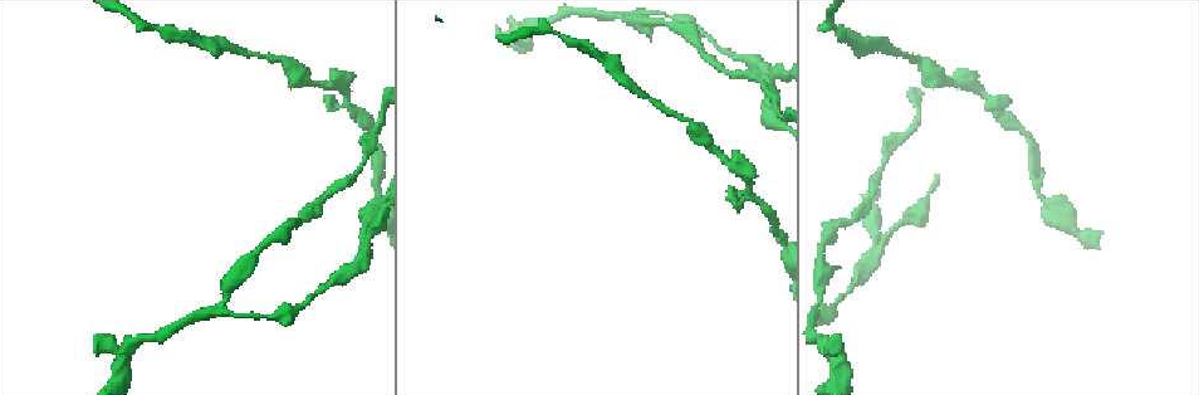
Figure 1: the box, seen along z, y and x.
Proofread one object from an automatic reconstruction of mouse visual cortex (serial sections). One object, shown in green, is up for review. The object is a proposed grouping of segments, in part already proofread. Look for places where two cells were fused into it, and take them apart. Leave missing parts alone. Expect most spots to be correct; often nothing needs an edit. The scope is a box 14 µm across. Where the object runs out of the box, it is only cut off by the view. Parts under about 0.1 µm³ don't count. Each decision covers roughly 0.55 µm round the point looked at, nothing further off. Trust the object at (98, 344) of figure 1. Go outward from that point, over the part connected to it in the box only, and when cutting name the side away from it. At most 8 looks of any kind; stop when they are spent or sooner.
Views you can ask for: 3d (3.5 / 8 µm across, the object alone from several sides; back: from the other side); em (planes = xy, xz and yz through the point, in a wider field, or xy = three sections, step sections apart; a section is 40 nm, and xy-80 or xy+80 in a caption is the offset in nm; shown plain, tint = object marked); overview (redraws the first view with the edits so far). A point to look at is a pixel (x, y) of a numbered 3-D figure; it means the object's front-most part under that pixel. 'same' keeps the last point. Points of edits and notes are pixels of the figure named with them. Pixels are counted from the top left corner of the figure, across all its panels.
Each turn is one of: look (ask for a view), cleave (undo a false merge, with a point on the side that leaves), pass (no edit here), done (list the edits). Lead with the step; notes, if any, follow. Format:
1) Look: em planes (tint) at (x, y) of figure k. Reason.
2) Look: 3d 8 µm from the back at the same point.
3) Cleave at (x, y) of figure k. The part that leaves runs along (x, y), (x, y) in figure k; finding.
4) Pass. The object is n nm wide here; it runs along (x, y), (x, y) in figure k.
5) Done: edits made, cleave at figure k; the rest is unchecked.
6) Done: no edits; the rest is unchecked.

Look: 3d 3.5 µm at (527, 43) of figure 1. Three-way junction.

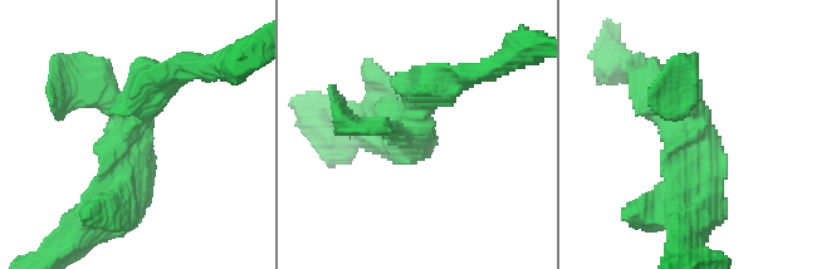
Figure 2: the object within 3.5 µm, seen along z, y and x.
Look: em xy step 2 (tint) at (131, 124) of figure 2.

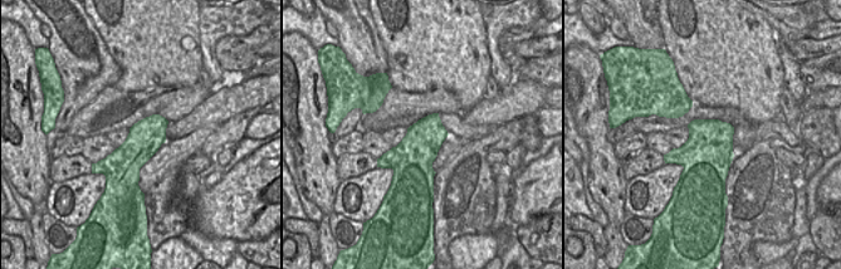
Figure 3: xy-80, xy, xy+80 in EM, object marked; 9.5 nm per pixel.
Pass. It runs along (348, 118), (406, 135), (453, 86) in figure 2; continuous, no second cell.

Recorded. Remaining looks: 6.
Look: 3d 8 µm at (620, 17) of figure 1. Thin neck.

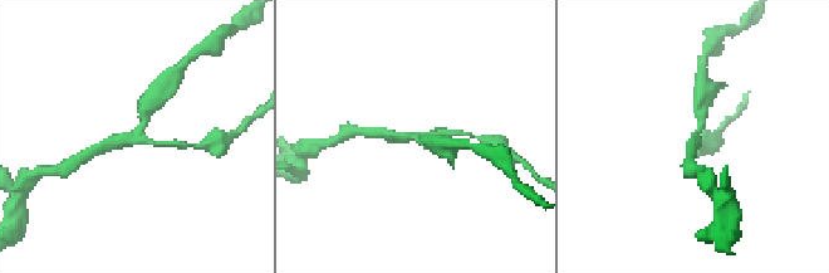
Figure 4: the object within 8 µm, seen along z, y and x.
Look: em xy step 1 (tint) at (130, 137) of figure 4. 3 arms meet here; the arms are 200, 250, 250 nm wide; shape alone is not enough.

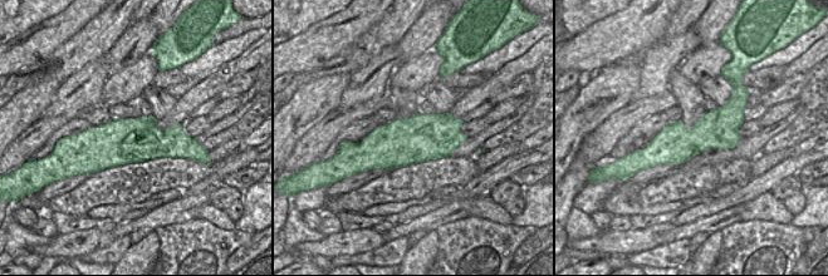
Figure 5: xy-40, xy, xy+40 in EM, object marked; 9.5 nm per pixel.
Pass. It runs along (740, 107), (716, 129), (645, 156) in figure 5; all the same cell.

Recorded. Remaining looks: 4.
Look: 3d 8 µm at (763, 82) of figure 1. Narrows sharply.

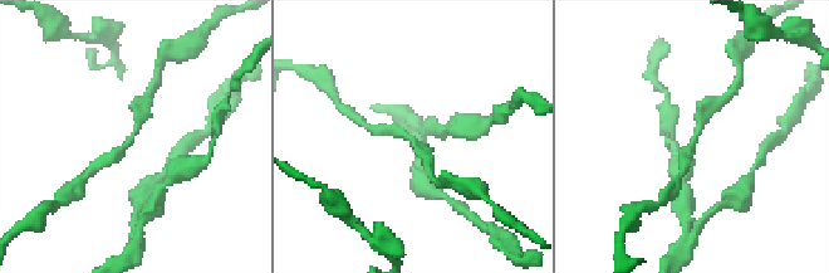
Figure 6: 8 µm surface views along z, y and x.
Look: 3d 3.5 µm at (411, 137) of figure 6.

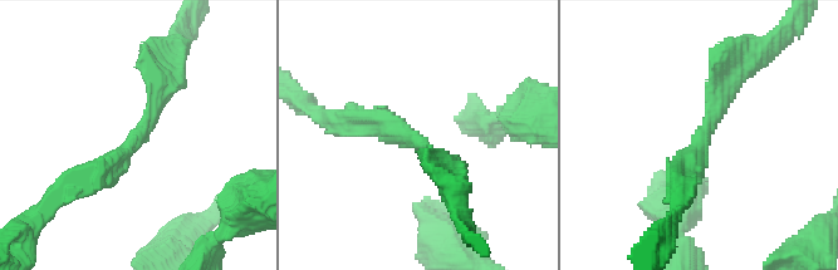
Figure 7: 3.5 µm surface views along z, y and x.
Look: em planes (tint) at (710, 123) of figure 7. The arms are 300, 350 nm wide; shape alone is not enough.

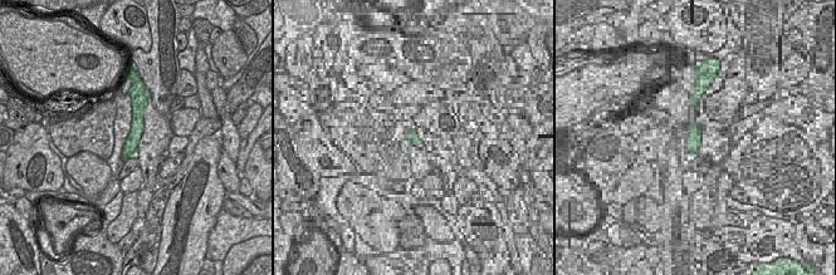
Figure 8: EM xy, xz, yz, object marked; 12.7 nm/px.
Pass. It runs along (136, 99), (137, 129), (125, 156) in figure 8; continuous, no second cell.

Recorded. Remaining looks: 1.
Done: no edits; the rest is unchecked.

